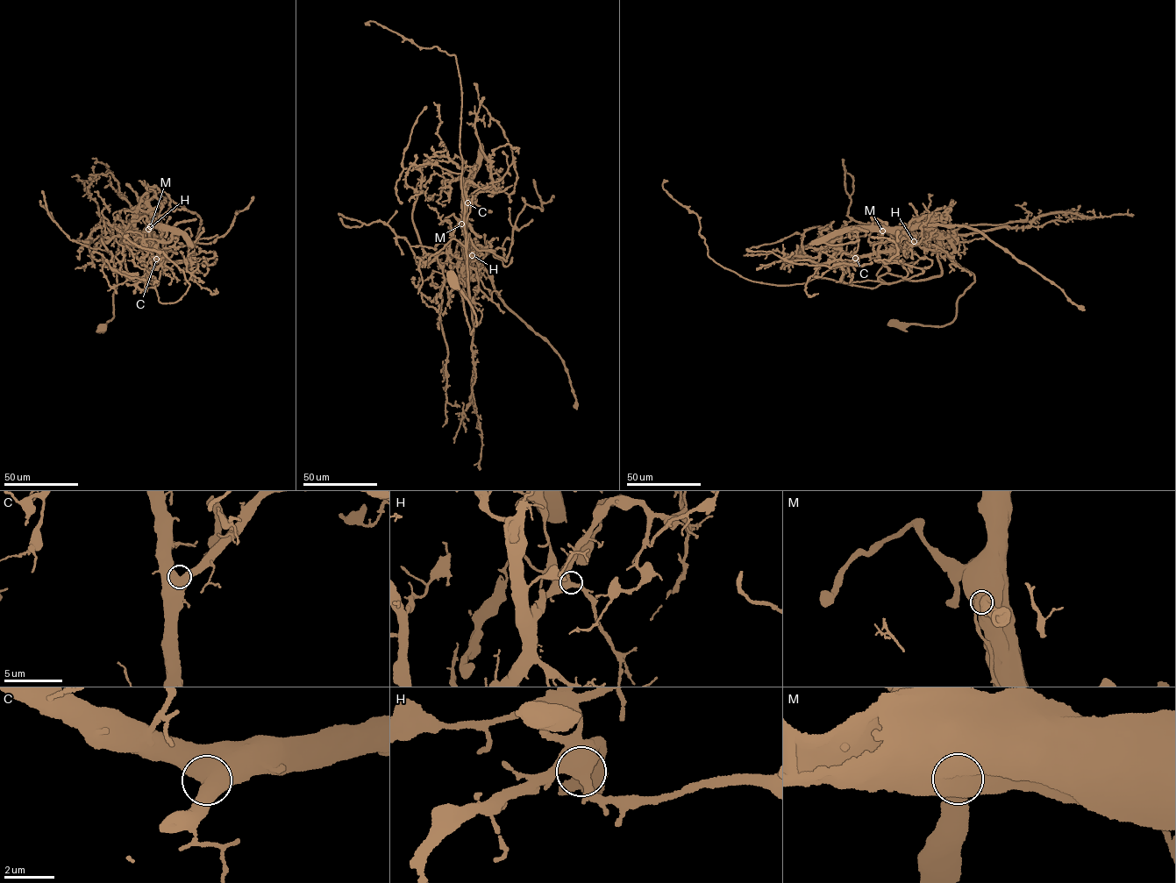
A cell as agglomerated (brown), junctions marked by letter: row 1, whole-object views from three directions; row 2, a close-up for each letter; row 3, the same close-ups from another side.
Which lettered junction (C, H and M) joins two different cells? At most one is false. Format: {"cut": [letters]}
{"cut": ["M"]}

